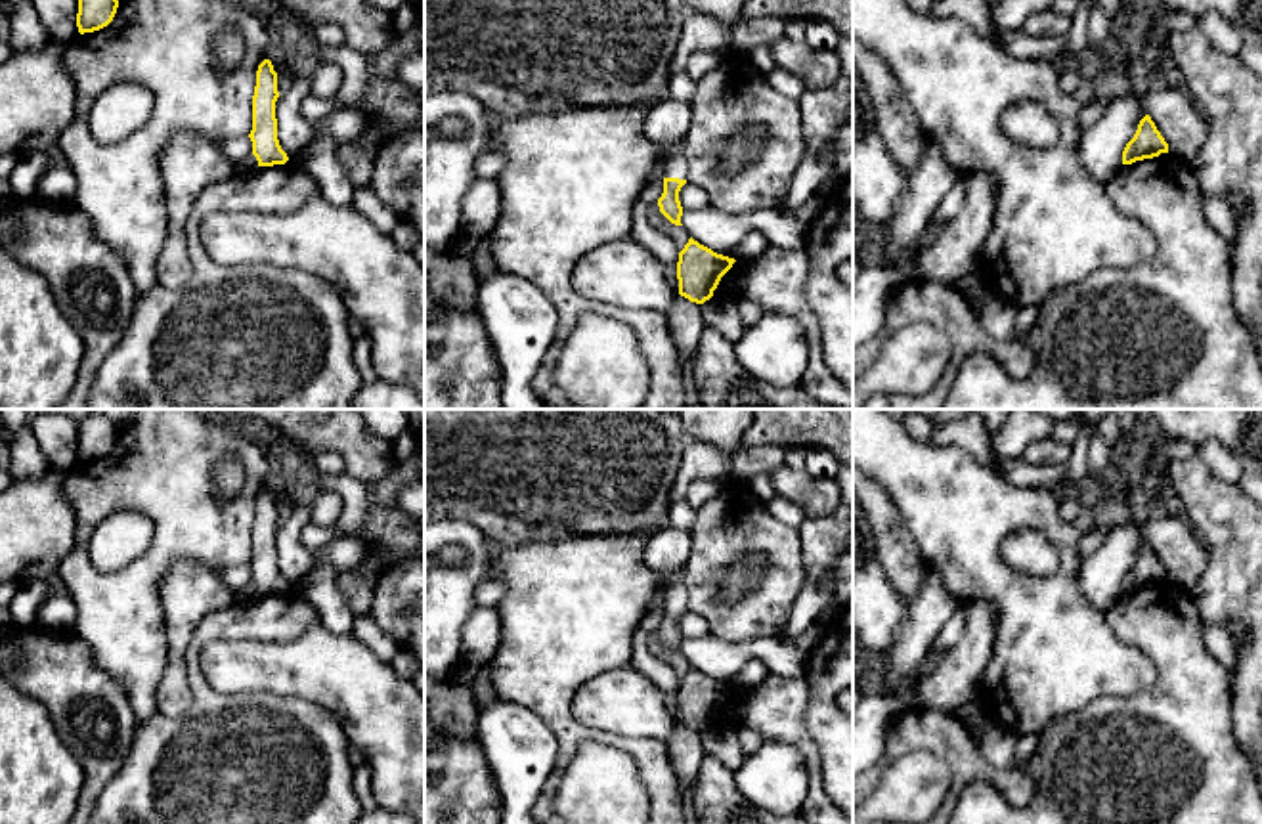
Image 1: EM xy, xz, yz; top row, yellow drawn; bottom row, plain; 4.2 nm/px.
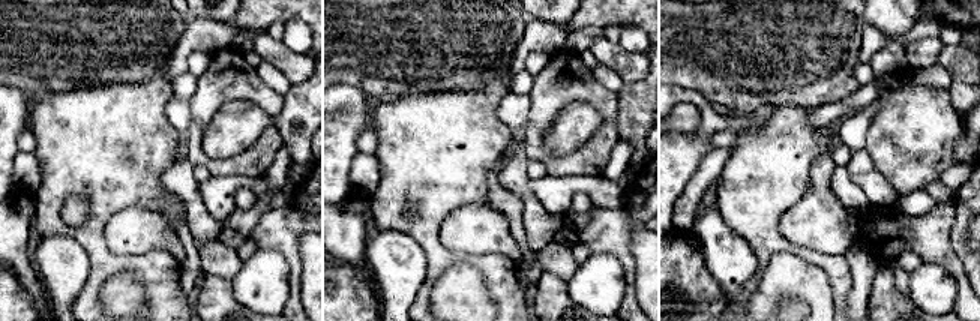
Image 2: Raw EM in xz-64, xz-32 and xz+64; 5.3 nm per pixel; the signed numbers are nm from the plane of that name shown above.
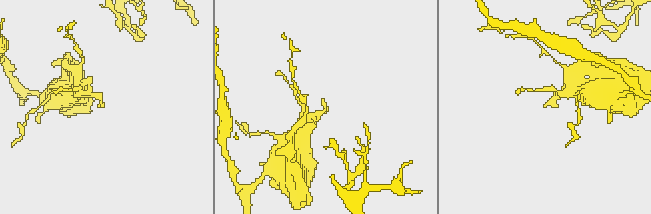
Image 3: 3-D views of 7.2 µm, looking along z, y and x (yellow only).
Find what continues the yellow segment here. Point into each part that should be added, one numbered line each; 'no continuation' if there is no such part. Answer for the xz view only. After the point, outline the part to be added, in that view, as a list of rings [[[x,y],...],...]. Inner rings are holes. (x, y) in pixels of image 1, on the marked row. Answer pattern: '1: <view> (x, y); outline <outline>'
1: xz (674, 161); outline [[[683,141],[664,147],[662,153],[662,178],[686,180],[688,164]]]

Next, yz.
no continuation

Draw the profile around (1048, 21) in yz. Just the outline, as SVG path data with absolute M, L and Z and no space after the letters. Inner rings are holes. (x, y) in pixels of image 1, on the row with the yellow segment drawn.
M1048 8L1044 11L1033 13L1025 21L1023 33L1029 36L1042 36L1042 34L1067 36L1071 23L1073 23L1071 15L1063 15L1063 13Z

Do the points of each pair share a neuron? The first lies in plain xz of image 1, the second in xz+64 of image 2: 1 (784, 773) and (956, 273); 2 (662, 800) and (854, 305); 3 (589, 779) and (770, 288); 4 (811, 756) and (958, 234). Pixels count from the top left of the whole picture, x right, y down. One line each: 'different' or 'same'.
1: different
2: different
3: same
4: different

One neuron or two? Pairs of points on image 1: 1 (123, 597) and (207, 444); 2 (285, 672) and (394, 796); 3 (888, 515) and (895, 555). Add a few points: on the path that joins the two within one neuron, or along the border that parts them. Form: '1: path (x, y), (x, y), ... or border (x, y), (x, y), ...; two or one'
1: path (157, 559), (180, 532), (180, 482); one
2: path (324, 679), (394, 750), (394, 758); one
3: path (888, 524), (895, 545); one

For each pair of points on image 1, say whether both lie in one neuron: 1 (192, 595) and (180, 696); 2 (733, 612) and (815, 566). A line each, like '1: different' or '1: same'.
1: same
2: different

